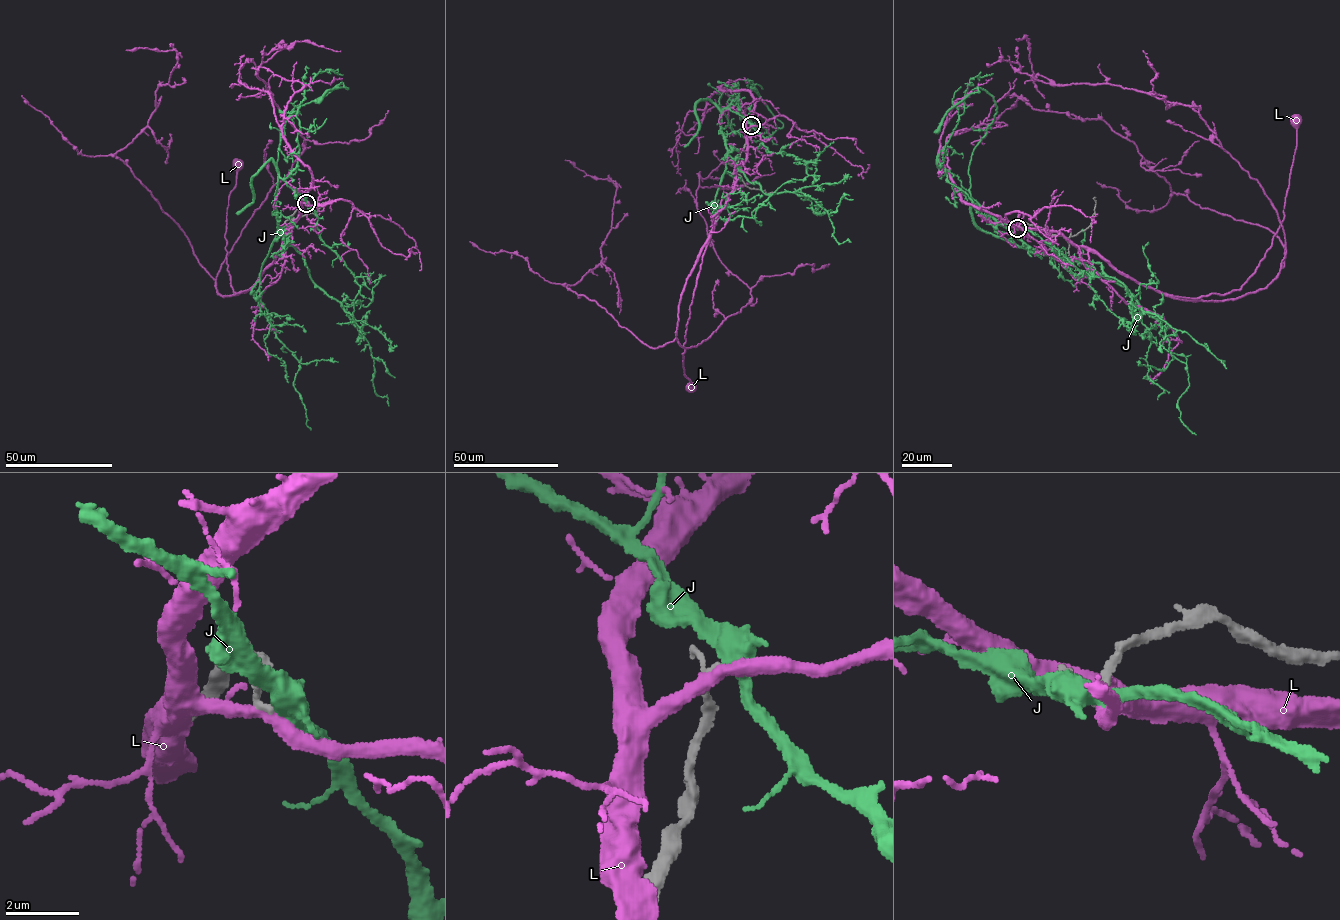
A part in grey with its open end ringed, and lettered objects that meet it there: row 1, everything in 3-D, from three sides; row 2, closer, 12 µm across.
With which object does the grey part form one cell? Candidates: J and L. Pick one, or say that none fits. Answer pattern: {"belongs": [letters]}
{"belongs": []}

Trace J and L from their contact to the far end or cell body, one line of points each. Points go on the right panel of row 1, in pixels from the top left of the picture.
J: (1017, 228), (988, 218), (1043, 253), (1079, 258), (1160, 321), (1187, 365), (1177, 406), (1196, 435)
L: (1017, 228), (1058, 231), (1138, 283), (1169, 295), (1238, 290), (1284, 219), (1295, 120)

